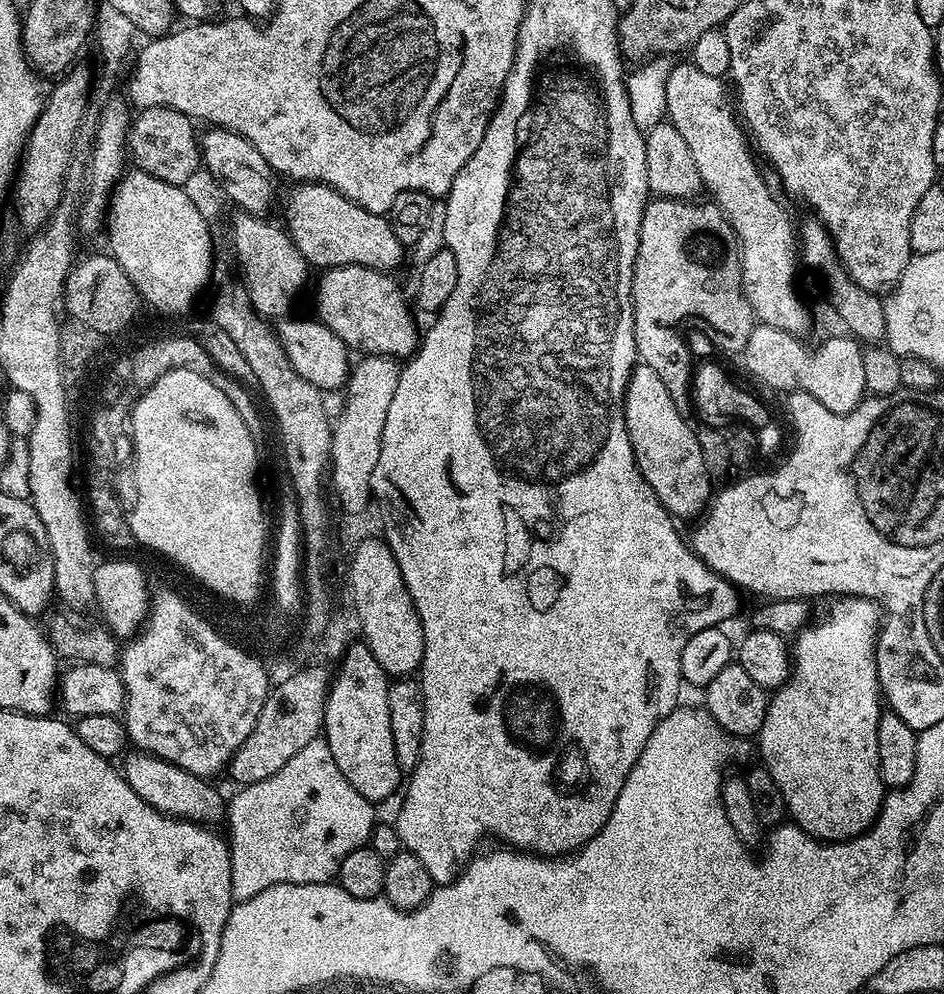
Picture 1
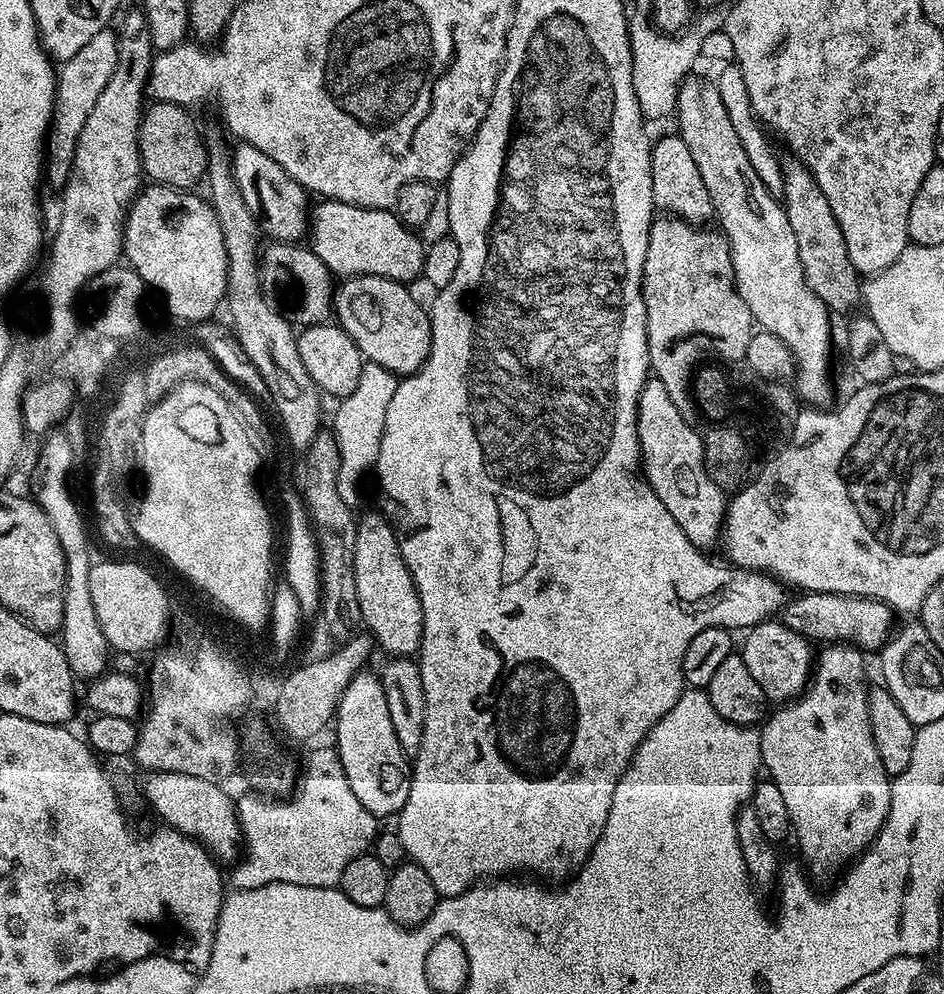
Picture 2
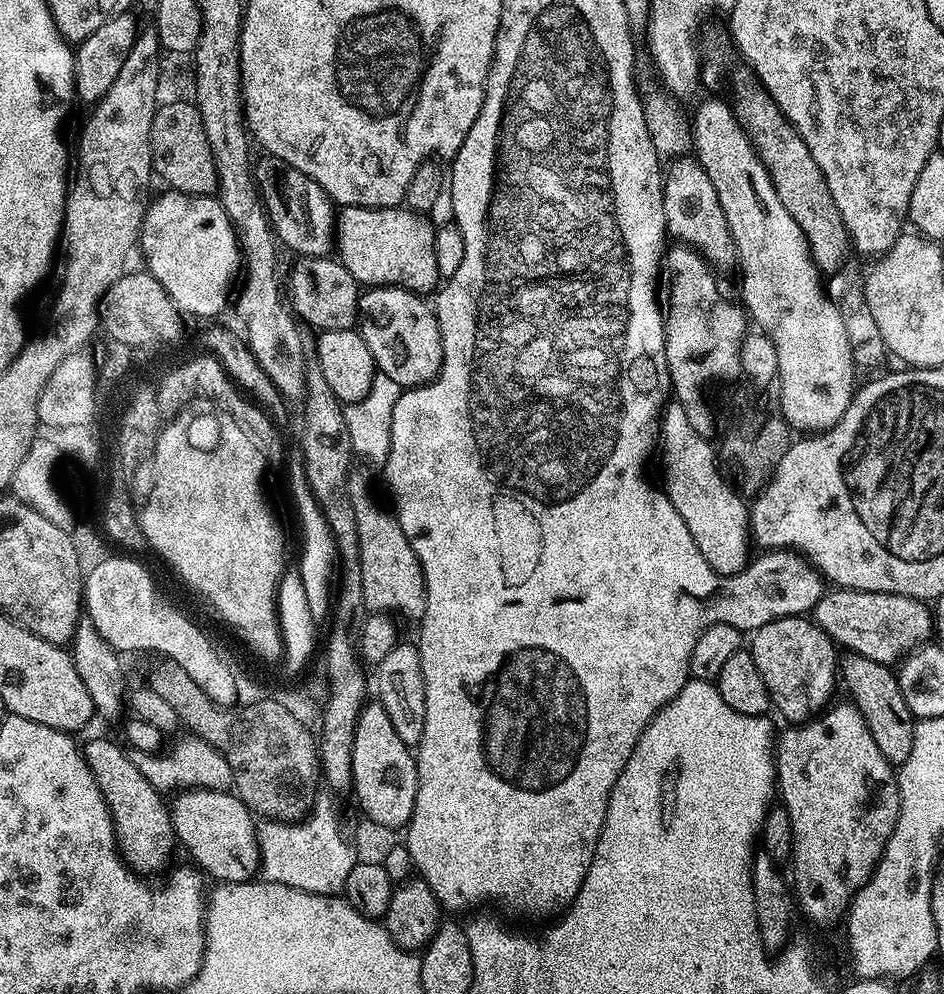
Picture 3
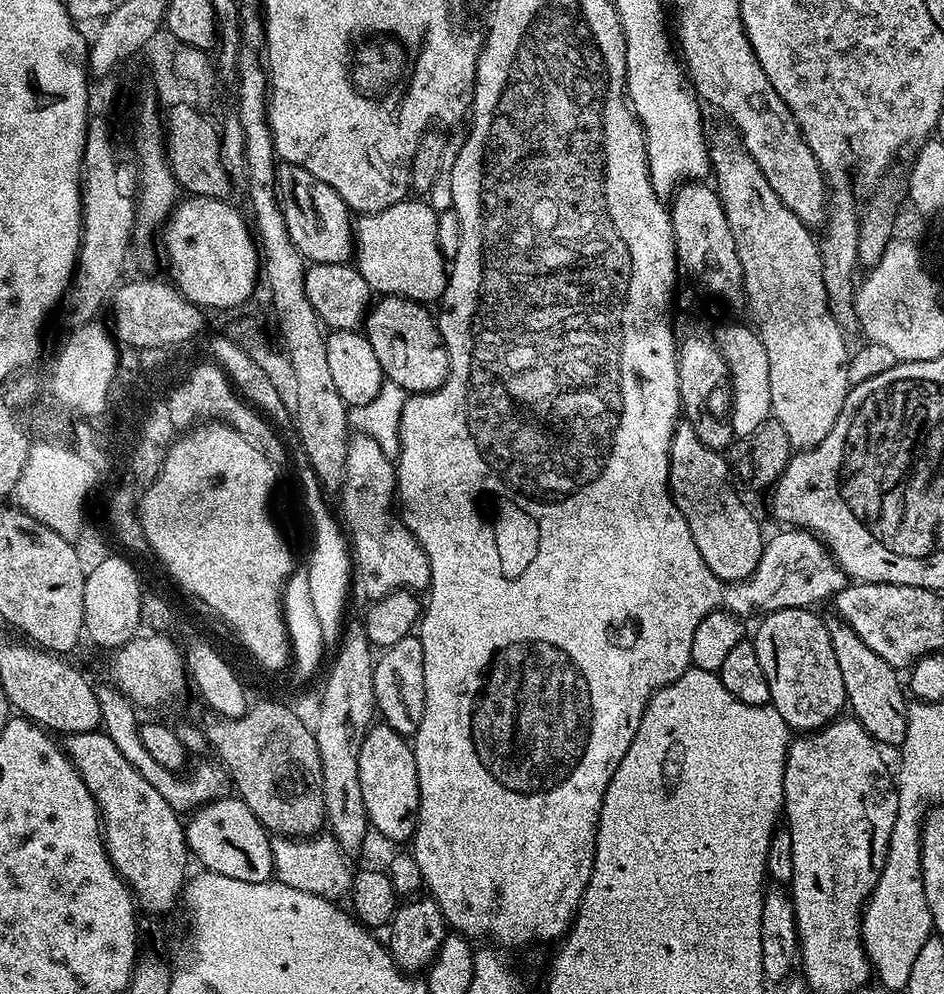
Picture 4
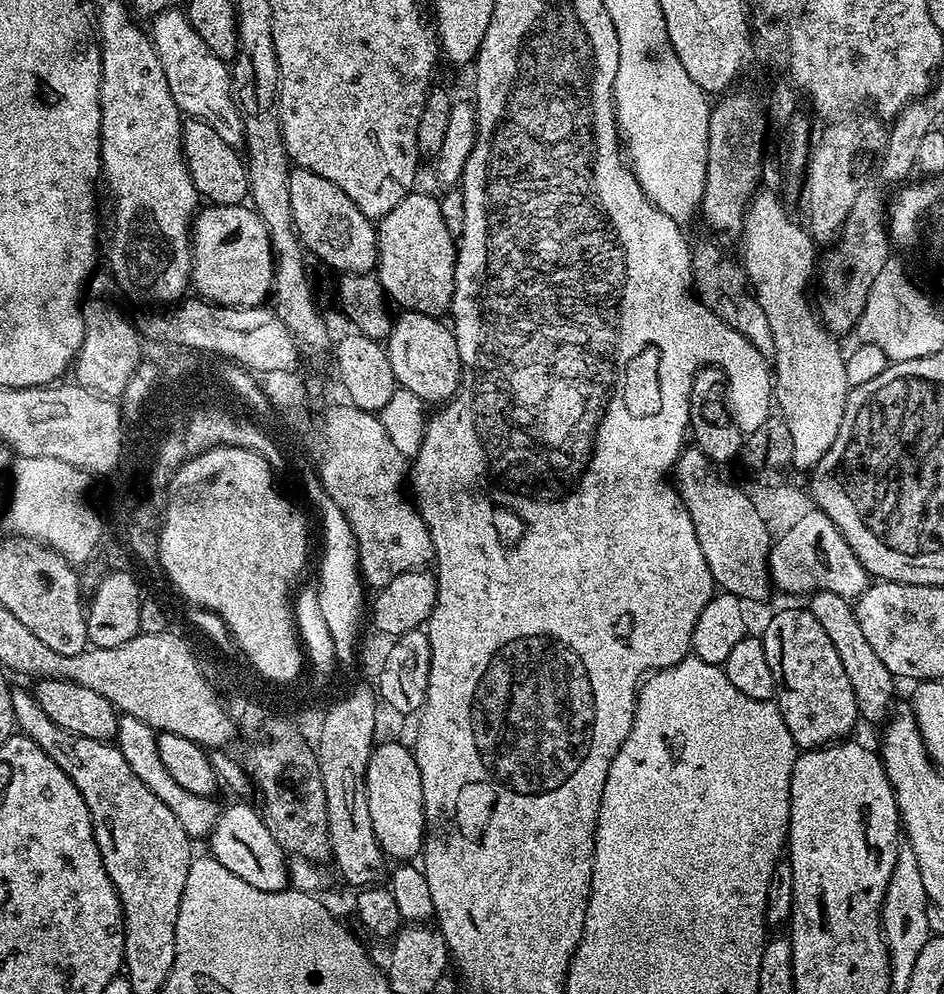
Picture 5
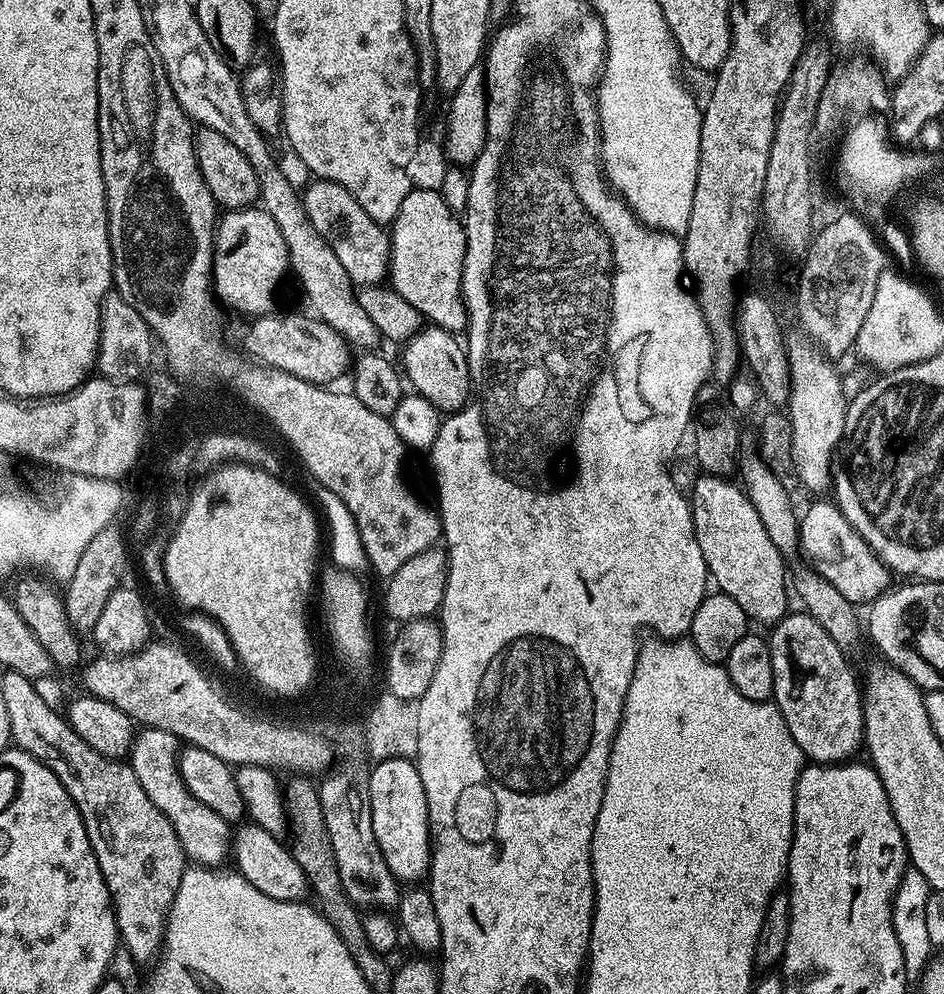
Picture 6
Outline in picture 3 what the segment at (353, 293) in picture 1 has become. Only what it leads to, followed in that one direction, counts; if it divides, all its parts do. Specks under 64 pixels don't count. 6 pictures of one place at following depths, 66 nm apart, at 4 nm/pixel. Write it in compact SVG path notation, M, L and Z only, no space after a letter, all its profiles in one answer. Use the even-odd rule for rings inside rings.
M372 286L361 295L358 305L358 331L366 342L370 354L374 358L378 372L392 378L400 384L401 389L418 388L427 384L437 375L442 356L442 340L440 338L440 321L435 311L424 305L425 297L406 288L395 286Z

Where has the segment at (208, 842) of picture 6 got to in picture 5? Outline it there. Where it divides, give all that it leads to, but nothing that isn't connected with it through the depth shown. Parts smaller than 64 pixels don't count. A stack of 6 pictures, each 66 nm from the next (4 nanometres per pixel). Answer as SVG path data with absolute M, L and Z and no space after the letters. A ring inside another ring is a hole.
M121 715L116 721L114 743L122 750L126 762L130 762L130 770L134 770L134 774L138 774L138 778L142 778L142 782L146 782L146 786L150 786L150 790L154 790L154 794L158 798L162 798L162 802L166 802L166 806L170 806L174 818L178 818L178 823L182 825L182 830L186 830L188 836L207 837L211 833L212 827L216 825L218 815L216 800L182 790L182 786L178 786L178 782L174 782L174 778L170 778L170 774L166 774L166 766L162 766L162 758L158 754L156 737L157 733L153 731L153 728L143 724L136 717Z

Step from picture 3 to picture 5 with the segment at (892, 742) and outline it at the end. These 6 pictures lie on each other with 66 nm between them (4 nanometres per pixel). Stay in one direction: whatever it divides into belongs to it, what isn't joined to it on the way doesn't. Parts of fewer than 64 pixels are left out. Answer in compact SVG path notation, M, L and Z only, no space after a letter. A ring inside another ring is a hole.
M813 592L807 600L808 611L814 614L814 618L818 618L818 626L826 630L830 642L834 642L834 650L838 650L838 658L842 658L846 678L850 678L850 686L854 690L859 719L869 720L877 726L883 725L893 711L892 695L896 692L897 681L892 672L886 670L886 666L882 666L882 658L874 654L870 642L866 642L866 634L862 634L862 626L858 626L856 610L850 603L849 597L829 592Z

